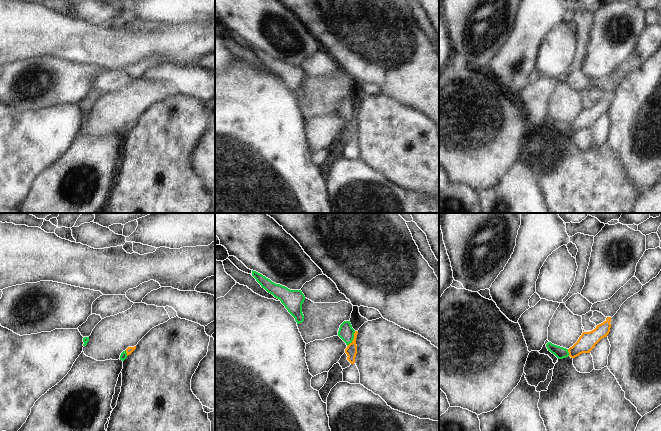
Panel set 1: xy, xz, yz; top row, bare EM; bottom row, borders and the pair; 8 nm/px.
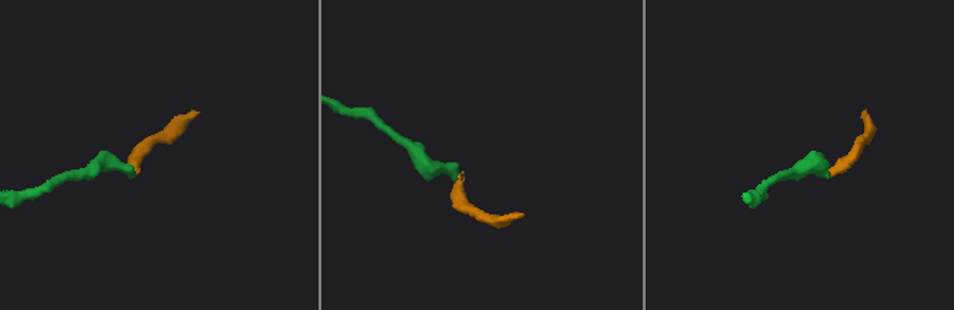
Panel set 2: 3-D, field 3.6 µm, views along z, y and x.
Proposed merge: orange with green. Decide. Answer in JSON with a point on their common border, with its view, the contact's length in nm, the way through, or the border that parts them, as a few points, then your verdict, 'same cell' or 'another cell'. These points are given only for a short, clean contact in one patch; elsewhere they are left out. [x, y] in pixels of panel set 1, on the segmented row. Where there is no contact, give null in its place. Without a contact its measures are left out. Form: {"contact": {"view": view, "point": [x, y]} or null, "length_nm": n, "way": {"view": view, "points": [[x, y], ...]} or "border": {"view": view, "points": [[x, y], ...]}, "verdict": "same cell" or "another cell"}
{"contact": {"view": "xz", "point": [353, 339]}, "length_nm": 140, "way": {"view": "xz", "points": [[351, 350], [353, 339], [346, 332]]}, "verdict": "same cell"}

